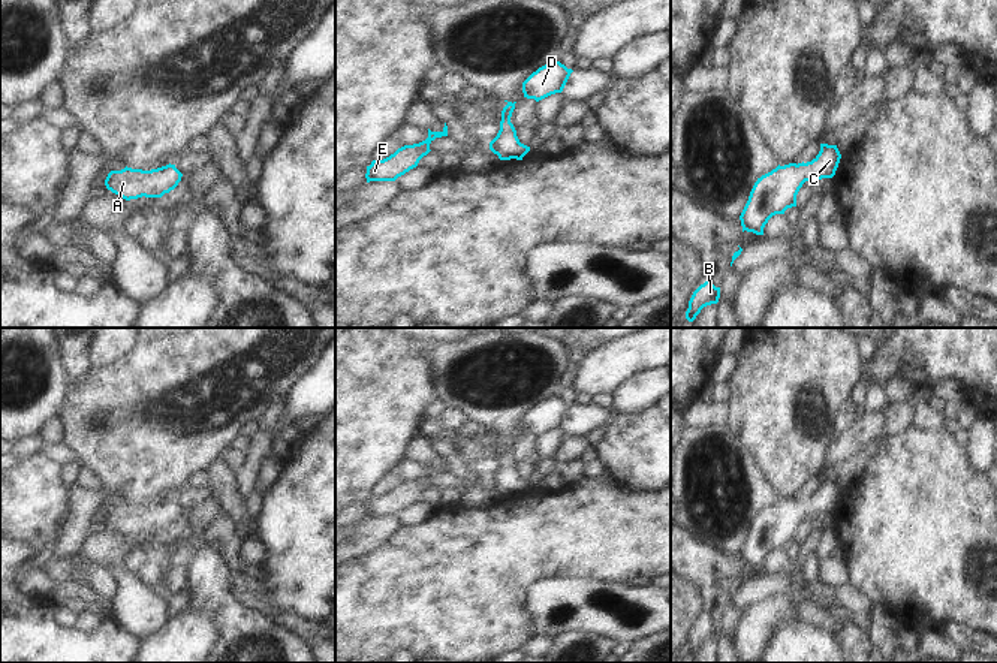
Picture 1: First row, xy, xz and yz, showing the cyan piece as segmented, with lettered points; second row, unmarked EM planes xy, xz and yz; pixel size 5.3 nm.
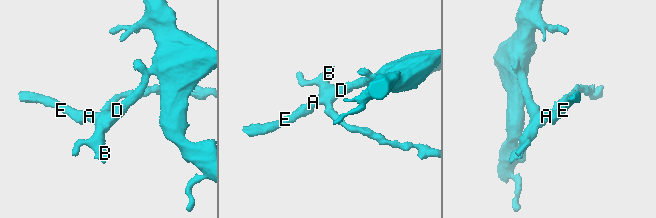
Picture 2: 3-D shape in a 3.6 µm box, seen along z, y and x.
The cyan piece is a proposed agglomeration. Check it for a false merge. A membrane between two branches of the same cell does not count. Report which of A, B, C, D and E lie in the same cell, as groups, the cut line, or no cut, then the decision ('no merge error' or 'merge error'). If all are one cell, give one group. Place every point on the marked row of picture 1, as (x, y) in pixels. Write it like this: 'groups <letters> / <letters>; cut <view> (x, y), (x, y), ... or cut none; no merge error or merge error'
groups A B C D E; cut none; no merge error

